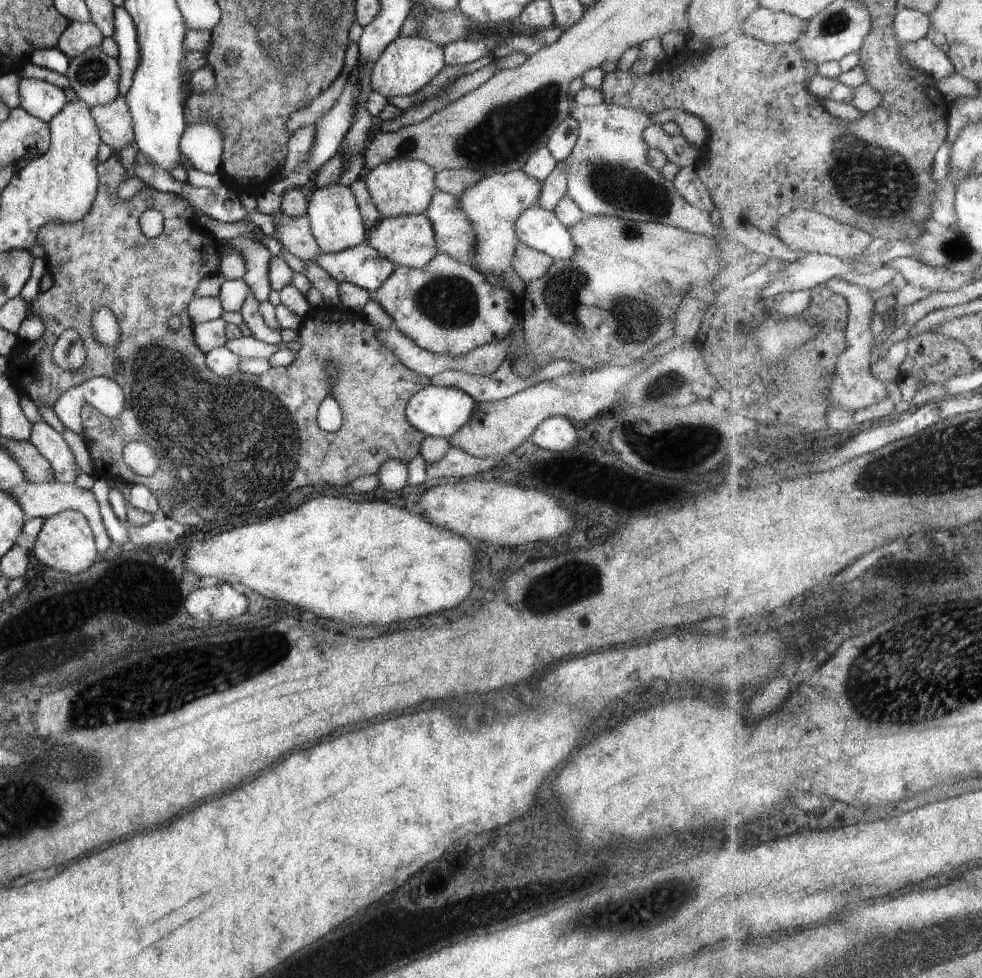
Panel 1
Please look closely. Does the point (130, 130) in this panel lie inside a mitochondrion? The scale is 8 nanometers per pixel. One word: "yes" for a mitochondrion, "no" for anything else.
no

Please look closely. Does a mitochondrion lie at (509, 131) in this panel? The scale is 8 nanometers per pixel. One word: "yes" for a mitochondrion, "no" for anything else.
yes

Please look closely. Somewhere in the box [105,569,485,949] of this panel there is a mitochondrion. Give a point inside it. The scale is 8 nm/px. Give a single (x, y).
(148, 712)

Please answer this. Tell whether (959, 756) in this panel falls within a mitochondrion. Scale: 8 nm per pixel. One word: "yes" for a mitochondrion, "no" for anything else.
no

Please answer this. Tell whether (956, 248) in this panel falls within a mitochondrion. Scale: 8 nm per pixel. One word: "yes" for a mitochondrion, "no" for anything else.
yes

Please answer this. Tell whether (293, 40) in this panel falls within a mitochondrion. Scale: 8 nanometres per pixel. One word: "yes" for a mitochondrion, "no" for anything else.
yes

